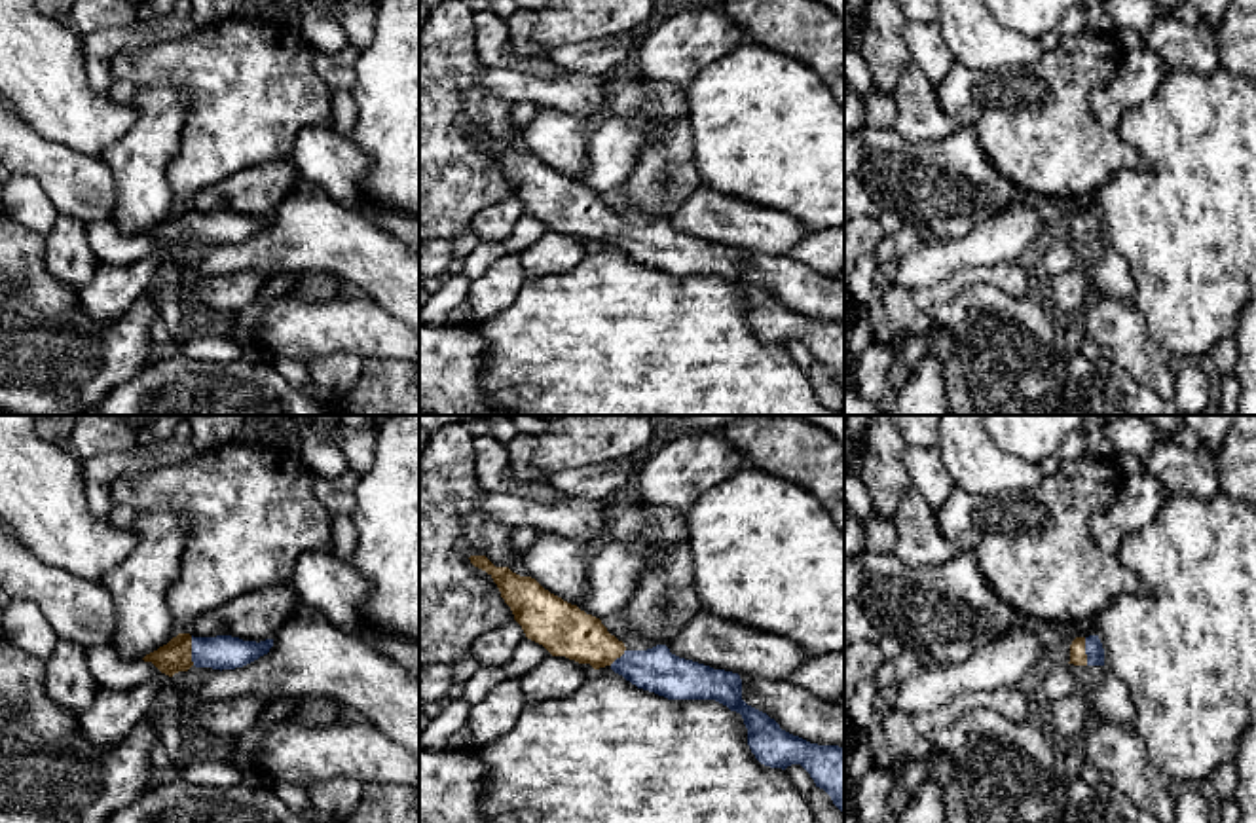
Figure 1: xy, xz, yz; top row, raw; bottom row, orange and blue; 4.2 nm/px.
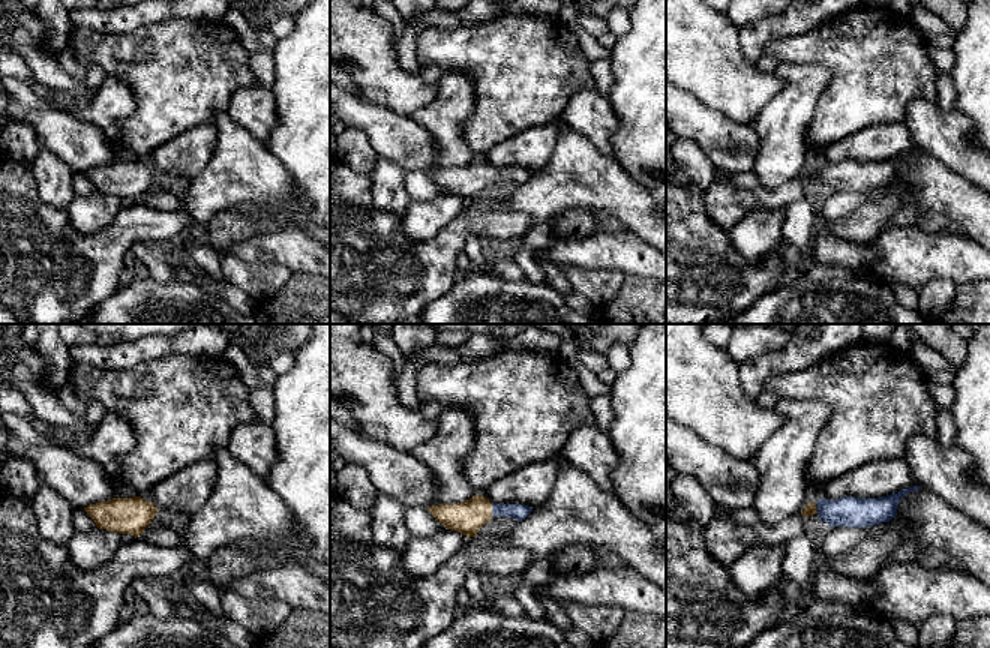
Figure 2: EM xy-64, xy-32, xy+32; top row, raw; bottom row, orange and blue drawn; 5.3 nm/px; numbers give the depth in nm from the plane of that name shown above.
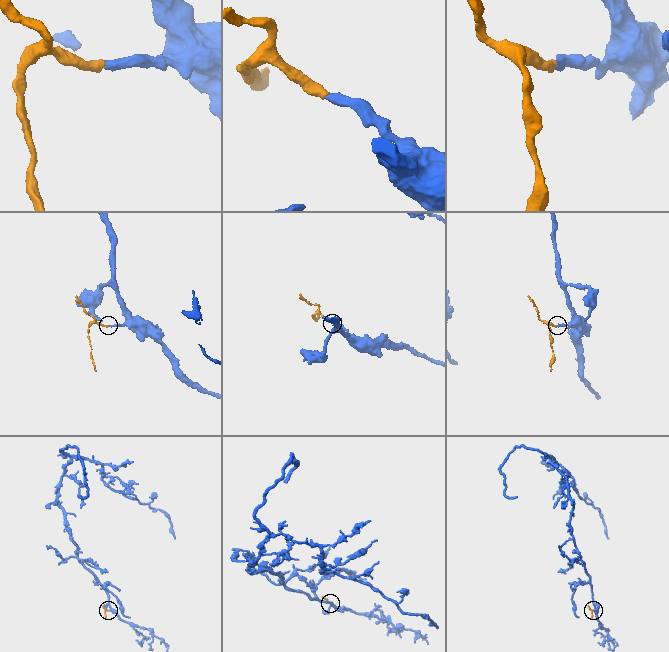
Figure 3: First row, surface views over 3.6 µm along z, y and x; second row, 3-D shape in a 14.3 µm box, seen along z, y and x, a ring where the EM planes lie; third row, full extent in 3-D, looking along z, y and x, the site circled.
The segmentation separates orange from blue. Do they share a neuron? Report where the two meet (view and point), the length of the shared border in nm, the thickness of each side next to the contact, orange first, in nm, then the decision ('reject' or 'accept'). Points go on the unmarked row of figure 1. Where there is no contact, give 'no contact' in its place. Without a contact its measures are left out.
xy (190, 226) | 130 nm | 130/140 nm | accept

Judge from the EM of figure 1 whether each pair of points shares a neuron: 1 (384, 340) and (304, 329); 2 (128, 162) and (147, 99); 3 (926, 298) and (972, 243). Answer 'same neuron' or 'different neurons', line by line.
1: same neuron
2: same neuron
3: different neurons

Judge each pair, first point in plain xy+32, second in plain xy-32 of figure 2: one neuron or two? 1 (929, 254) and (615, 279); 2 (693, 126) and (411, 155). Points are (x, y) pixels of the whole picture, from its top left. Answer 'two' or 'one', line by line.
1: two
2: one

